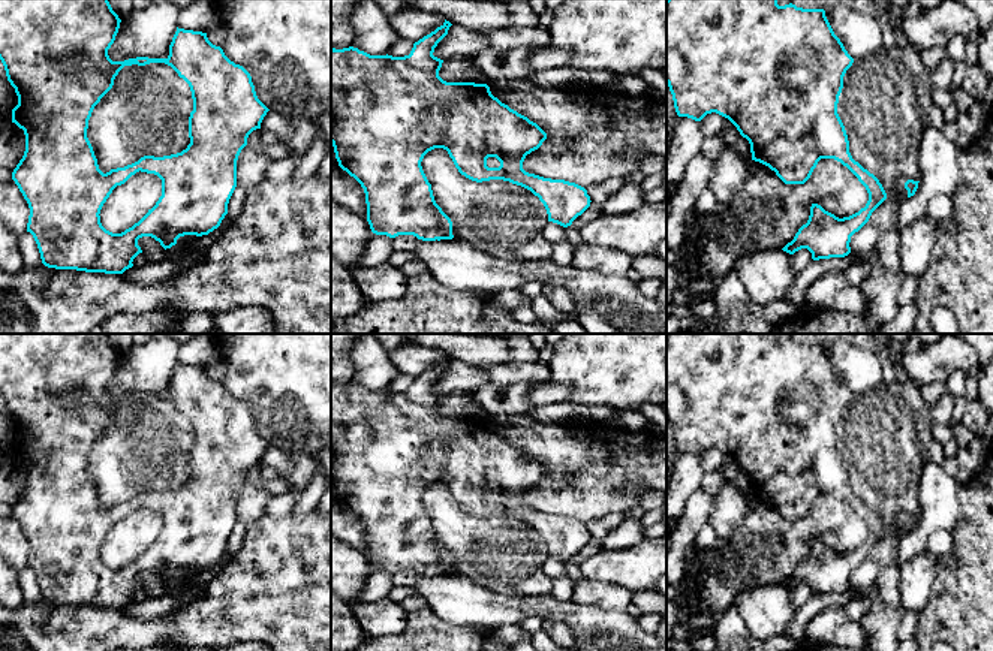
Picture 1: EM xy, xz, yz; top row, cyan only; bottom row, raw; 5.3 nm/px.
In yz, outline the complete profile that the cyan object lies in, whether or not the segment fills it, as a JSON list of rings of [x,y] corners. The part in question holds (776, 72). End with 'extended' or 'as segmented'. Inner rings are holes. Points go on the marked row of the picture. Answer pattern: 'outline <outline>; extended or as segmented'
outline [[[666,0],[666,84],[672,94],[674,108],[678,117],[701,121],[707,114],[716,112],[728,118],[737,127],[740,135],[749,141],[752,160],[768,166],[785,184],[804,184],[821,159],[834,159],[846,166],[869,193],[866,207],[843,218],[825,211],[818,204],[812,204],[807,223],[803,224],[795,233],[794,239],[782,248],[789,254],[794,254],[801,248],[807,248],[812,253],[813,260],[848,256],[851,253],[851,236],[869,221],[872,213],[887,199],[887,193],[879,180],[852,159],[849,153],[848,135],[837,114],[839,96],[843,88],[843,76],[852,63],[854,58],[848,54],[840,39],[834,34],[824,9],[803,9],[792,3],[779,6],[777,0]]]; as segmented

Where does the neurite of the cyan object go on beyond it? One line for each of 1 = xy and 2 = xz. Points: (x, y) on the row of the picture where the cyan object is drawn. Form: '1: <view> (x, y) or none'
1: none
2: none

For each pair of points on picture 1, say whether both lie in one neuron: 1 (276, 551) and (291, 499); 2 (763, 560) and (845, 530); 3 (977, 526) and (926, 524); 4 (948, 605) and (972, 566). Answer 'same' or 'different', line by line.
1: different
2: same
3: different
4: same

